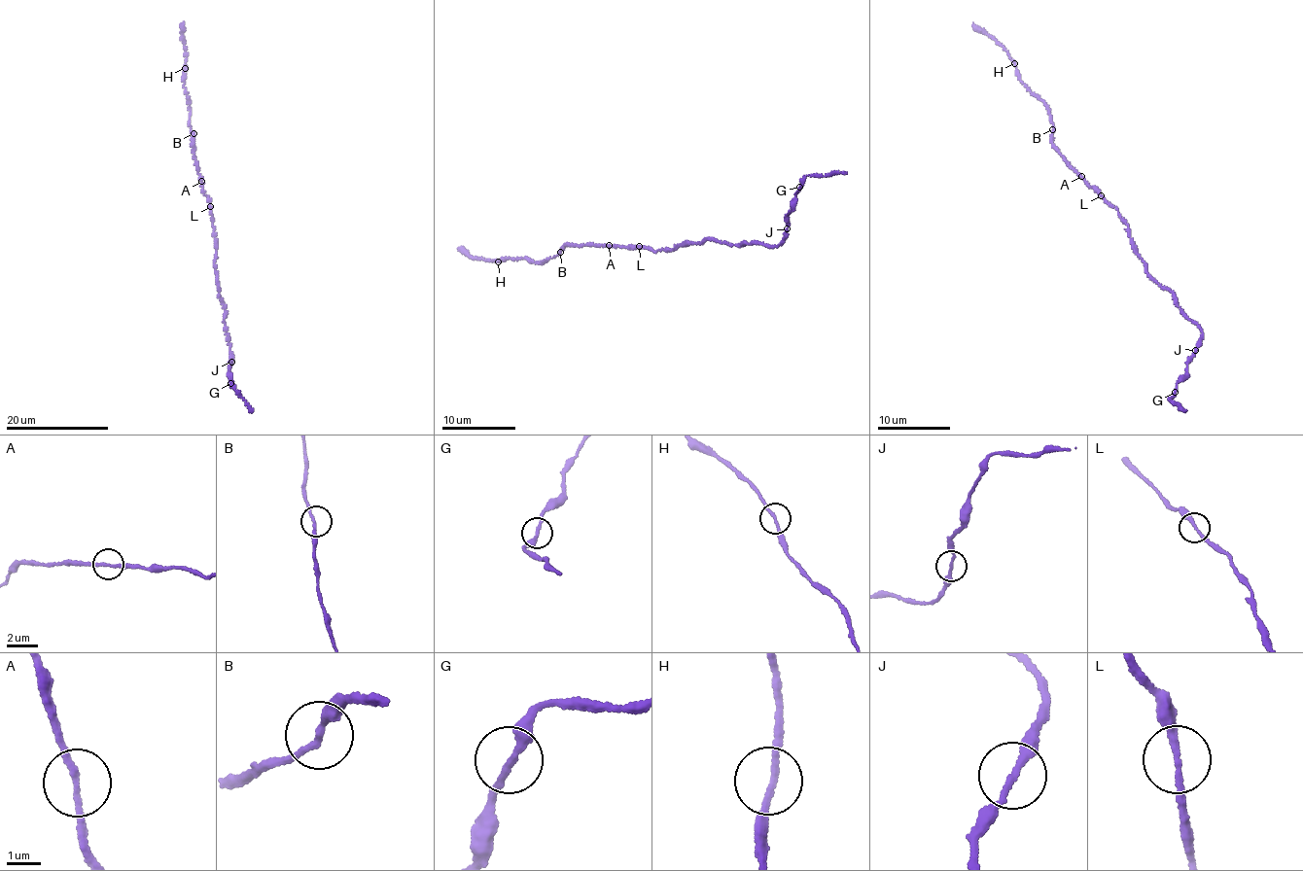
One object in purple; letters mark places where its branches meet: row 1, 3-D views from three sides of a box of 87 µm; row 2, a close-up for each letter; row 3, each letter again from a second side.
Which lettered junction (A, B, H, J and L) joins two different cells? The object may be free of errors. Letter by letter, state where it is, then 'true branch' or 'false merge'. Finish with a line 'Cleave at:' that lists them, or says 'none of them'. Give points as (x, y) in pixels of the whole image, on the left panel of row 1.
A: place (201, 181); true branch
B: place (193, 133); true branch
H: place (185, 68); true branch
J: place (231, 362); true branch
L: place (210, 206); true branch
Cleave at: none of them

